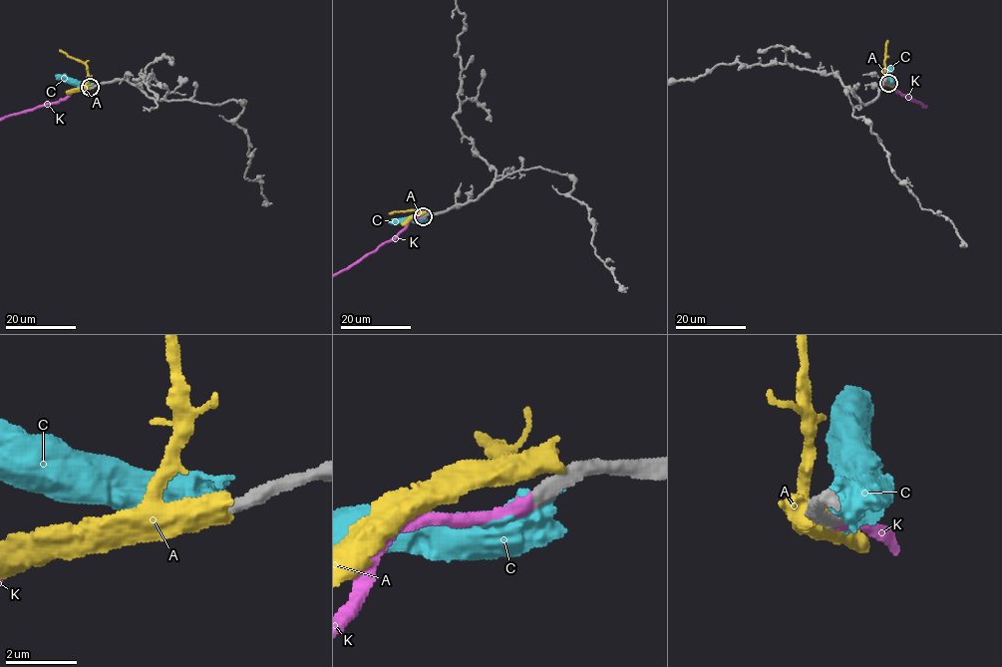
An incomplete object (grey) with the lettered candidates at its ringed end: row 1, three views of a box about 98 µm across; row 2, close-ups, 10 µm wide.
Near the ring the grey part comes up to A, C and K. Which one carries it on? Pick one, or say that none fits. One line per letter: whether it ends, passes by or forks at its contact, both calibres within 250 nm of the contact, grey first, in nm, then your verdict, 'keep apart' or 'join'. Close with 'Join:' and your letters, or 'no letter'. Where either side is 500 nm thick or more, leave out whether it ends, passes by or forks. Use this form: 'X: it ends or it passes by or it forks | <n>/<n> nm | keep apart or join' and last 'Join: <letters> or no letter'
A: 550/650 nm | keep apart
C: 440/800 nm | keep apart
K: it ends | 380/380 nm | join
Join: K

